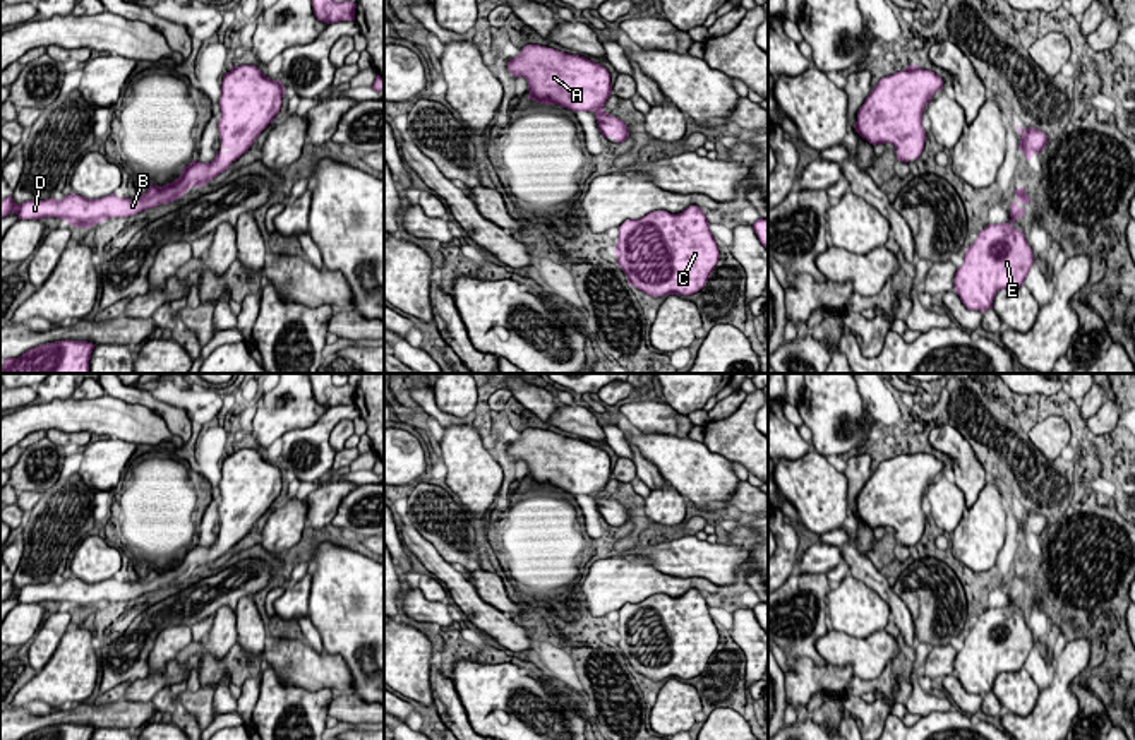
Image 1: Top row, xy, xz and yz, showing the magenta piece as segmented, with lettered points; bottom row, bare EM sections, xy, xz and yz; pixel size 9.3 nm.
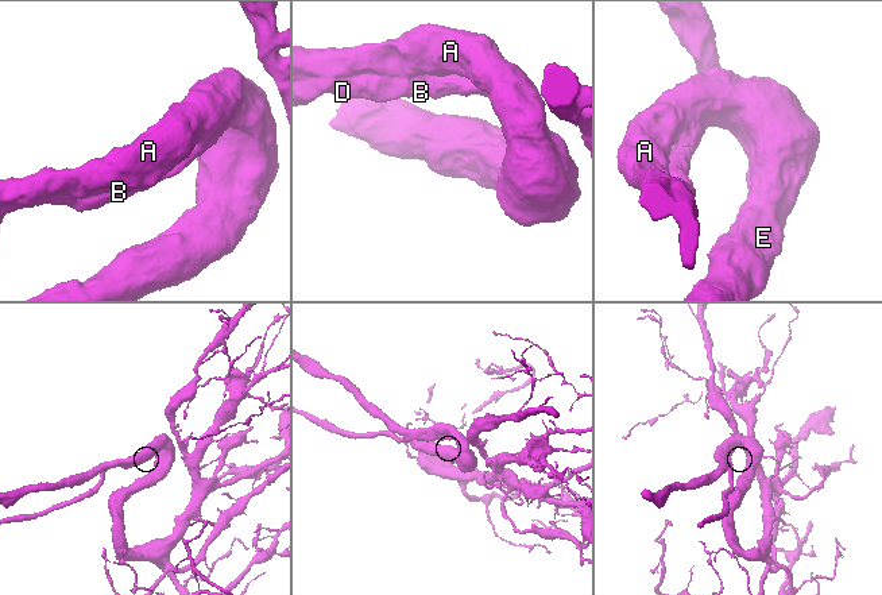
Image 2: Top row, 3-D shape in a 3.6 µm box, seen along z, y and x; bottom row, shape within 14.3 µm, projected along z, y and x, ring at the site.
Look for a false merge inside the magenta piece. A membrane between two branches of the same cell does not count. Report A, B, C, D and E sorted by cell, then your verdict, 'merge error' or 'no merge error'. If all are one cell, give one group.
groups A B C D E; no merge error

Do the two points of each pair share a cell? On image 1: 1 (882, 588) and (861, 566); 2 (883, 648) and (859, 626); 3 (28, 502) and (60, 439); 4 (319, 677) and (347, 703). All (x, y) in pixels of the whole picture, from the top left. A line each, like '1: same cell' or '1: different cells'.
1: same cell
2: different cells
3: different cells
4: different cells

